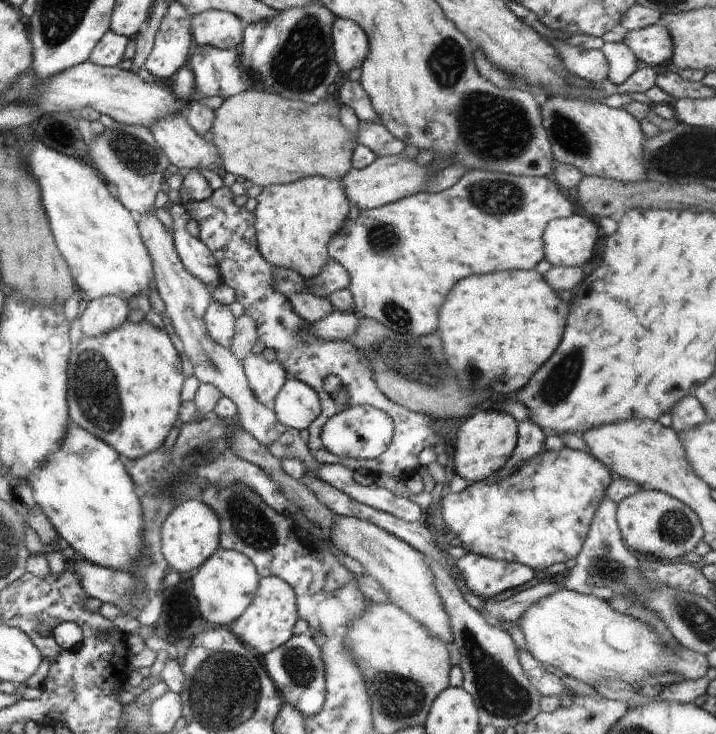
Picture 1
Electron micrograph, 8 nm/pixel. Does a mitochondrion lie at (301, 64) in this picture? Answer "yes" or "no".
yes

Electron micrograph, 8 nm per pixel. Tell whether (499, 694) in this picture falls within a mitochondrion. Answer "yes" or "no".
yes

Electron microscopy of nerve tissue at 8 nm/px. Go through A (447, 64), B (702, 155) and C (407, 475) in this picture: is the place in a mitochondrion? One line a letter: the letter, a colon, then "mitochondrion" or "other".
A: mitochondrion
B: mitochondrion
C: other

